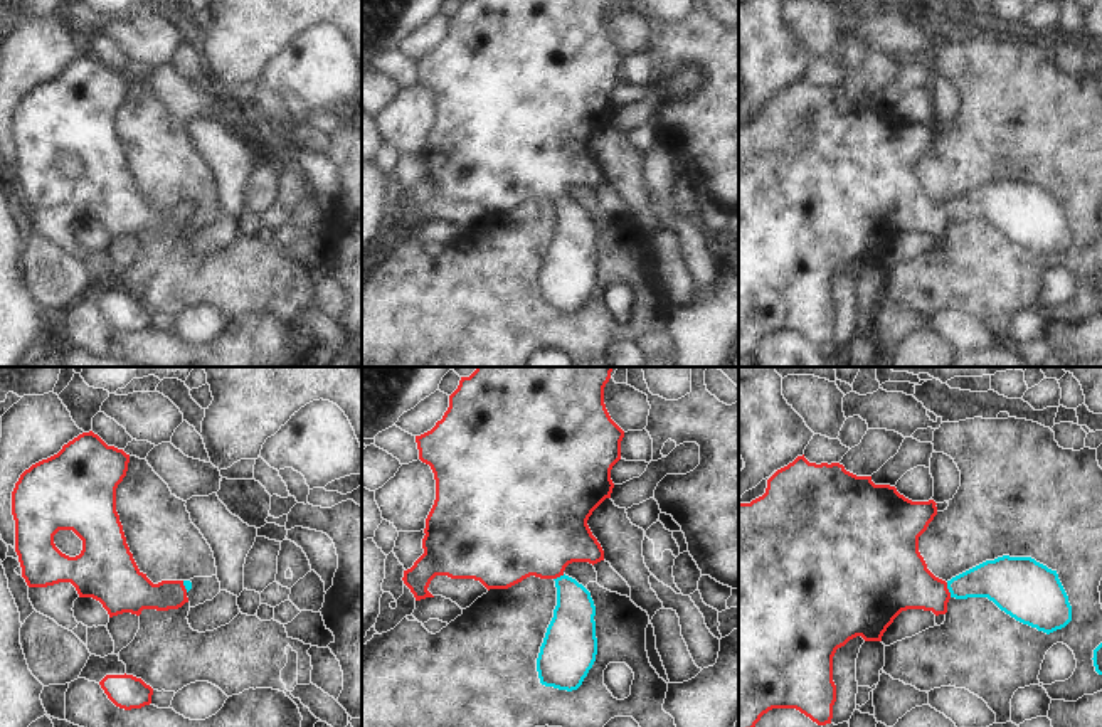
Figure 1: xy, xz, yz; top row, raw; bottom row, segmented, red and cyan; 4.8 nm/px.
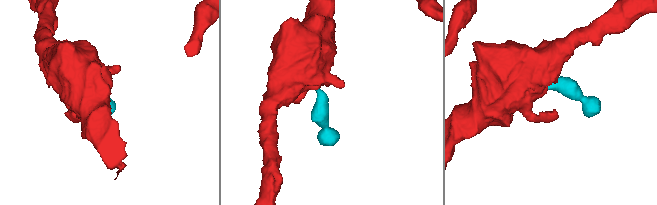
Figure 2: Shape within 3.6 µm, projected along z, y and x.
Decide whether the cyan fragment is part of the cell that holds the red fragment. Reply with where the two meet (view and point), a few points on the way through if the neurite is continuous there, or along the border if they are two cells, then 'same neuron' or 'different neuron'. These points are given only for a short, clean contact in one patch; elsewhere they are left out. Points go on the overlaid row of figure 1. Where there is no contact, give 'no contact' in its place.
meets red in yz at (948, 589); runs through yz (897, 578), (921, 589), (948, 589), (998, 579); same neuron

